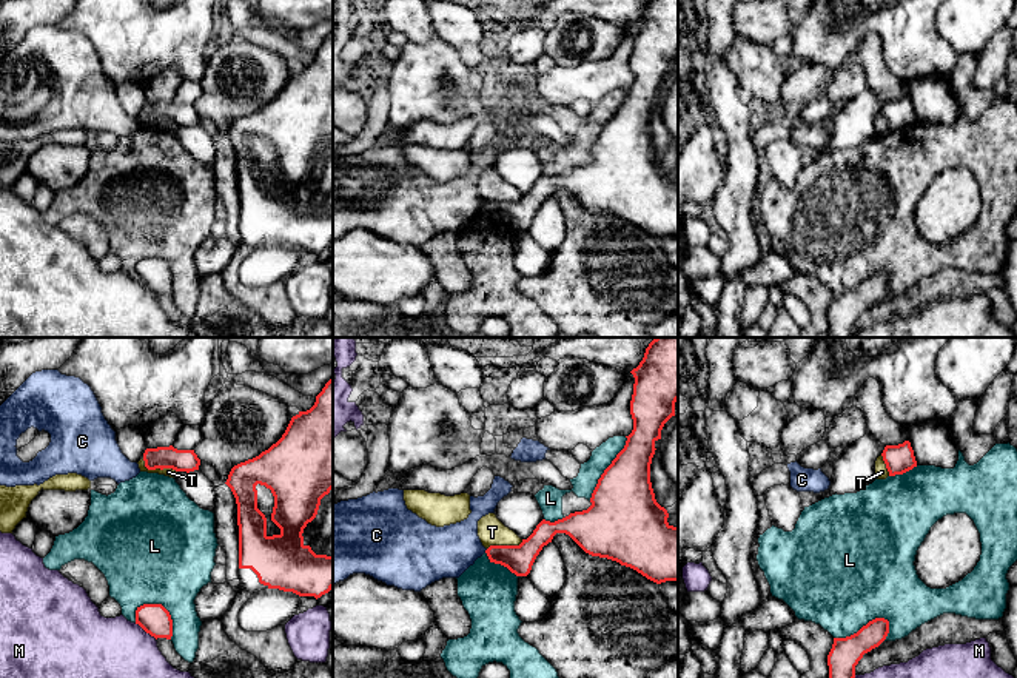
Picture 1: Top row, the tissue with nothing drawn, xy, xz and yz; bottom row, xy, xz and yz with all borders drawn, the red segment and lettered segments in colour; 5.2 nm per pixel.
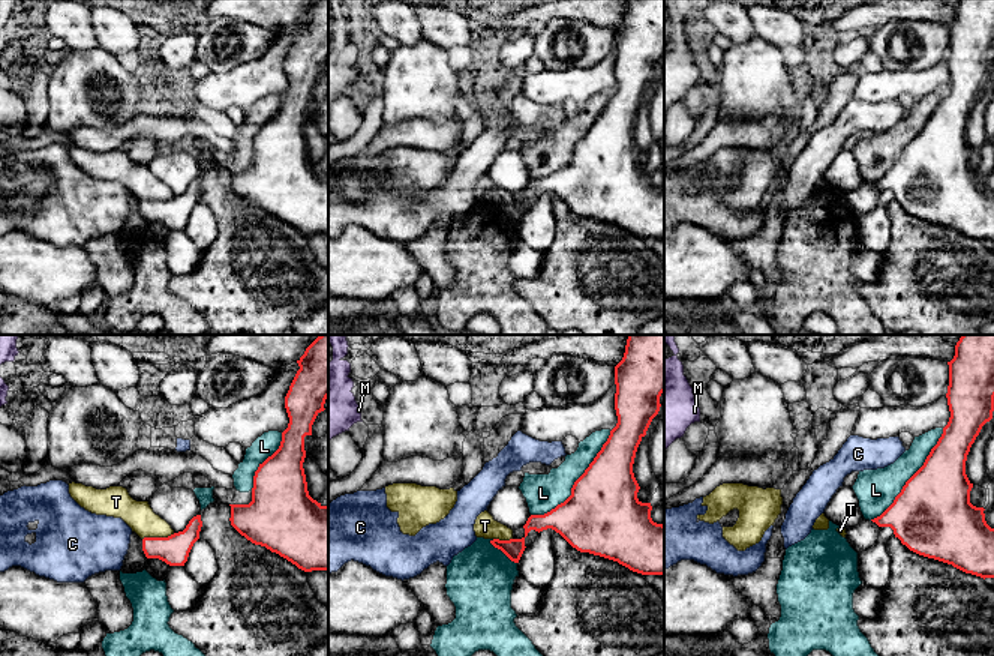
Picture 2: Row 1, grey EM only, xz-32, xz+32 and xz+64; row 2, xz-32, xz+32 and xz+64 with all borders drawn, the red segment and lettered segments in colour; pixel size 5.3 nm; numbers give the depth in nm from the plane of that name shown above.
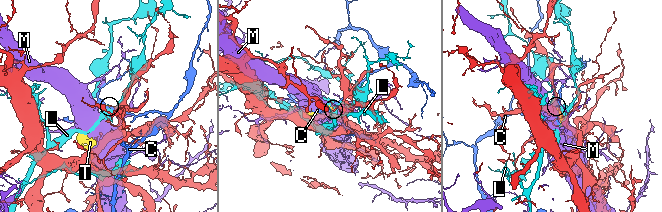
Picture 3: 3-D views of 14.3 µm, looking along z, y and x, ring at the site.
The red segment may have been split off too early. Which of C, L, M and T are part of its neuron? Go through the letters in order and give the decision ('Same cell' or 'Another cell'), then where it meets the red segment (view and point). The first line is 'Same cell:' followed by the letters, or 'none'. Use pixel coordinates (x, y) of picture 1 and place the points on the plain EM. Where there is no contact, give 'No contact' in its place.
Same cell: none
C: Another cell. Touches red at xz (486, 205)
L: Another cell. Touches red at yz (863, 281)
M: Another cell. Touches red at xy (145, 285)
T: Another cell. Touches red at xy (157, 122)

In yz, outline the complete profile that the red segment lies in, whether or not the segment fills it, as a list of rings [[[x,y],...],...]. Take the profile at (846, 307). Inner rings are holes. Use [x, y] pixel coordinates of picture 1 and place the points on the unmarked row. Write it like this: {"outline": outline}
{"outline": [[[875,273],[851,291],[834,293],[832,304],[827,310],[829,337],[852,337],[858,316],[864,308],[878,302],[888,288],[889,276]]]}

